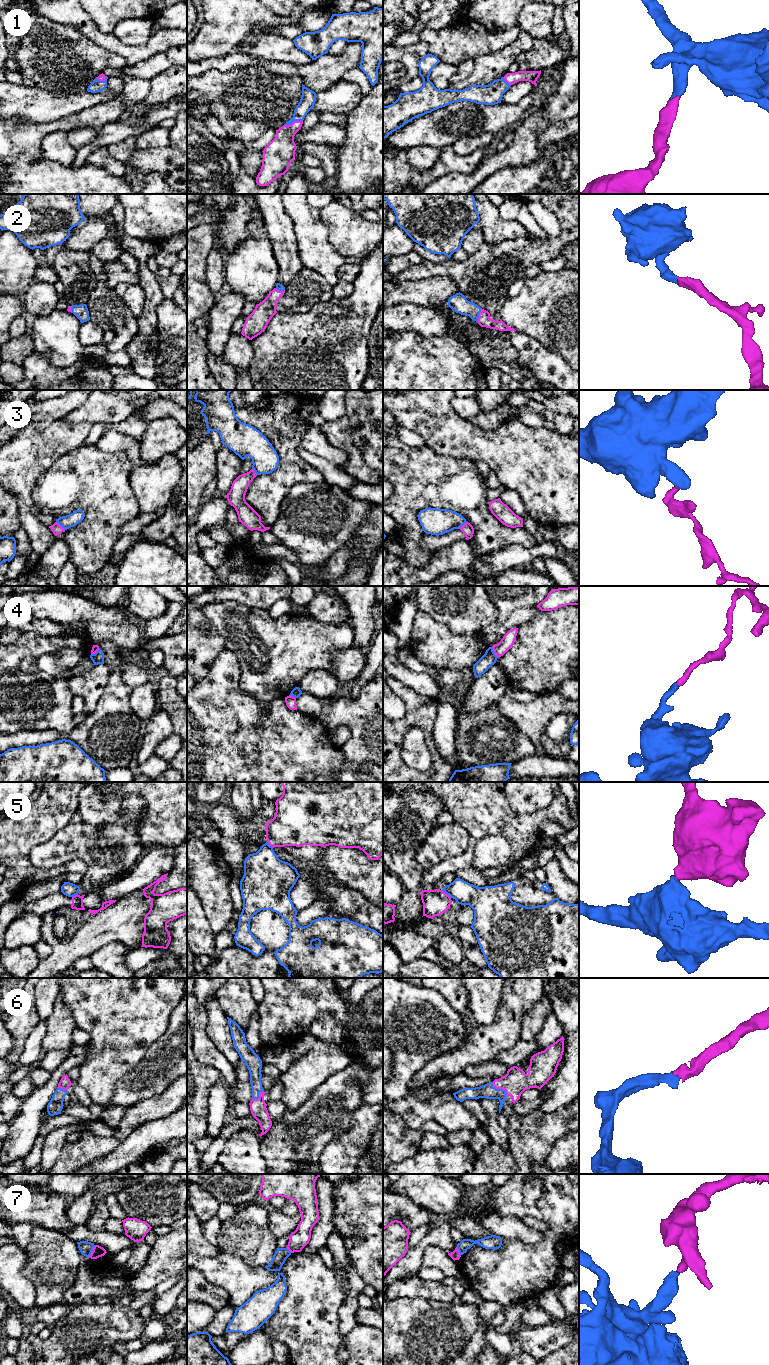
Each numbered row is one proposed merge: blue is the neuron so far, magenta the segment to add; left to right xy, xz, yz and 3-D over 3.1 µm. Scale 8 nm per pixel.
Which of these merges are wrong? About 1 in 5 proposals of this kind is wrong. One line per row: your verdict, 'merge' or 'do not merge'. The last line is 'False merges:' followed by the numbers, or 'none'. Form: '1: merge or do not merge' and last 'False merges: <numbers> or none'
1: merge
2: merge
3: do not merge
4: merge
5: do not merge
6: merge
7: do not merge
False merges: 3, 5, 7

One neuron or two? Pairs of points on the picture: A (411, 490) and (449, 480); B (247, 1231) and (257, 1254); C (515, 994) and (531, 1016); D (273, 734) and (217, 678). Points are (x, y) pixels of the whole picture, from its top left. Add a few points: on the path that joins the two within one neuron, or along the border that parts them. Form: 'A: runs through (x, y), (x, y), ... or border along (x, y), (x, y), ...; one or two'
A: runs through (420, 481), (440, 481); one
B: runs through (248, 1237), (256, 1245), (256, 1248); one
C: border along (542, 994), (525, 1013), (519, 1033); two
D: runs through (261, 720), (232, 693); one

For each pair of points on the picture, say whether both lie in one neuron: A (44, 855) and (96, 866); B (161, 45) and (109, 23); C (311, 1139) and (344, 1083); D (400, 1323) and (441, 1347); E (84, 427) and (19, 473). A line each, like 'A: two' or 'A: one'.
A: one
B: two
C: one
D: one
E: one

